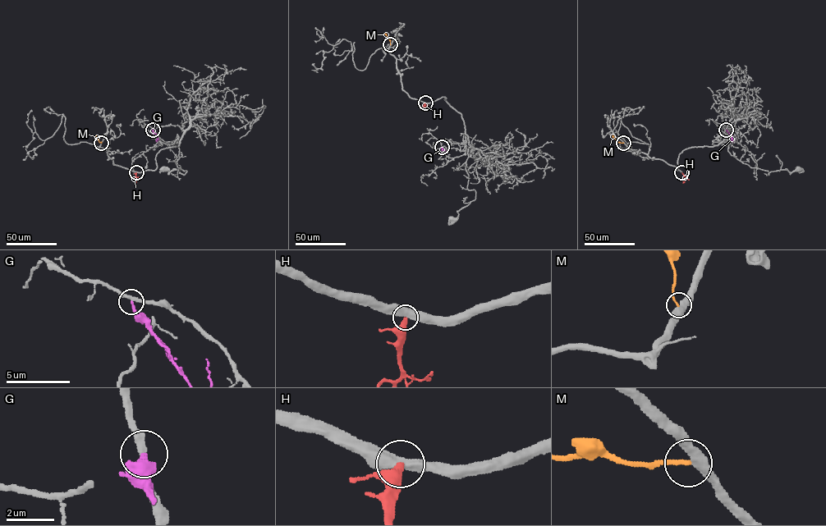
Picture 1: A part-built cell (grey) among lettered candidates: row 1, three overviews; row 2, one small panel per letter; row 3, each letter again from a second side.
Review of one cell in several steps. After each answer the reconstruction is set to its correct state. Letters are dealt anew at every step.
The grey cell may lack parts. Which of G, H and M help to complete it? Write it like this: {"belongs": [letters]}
{"belongs": ["M"]}

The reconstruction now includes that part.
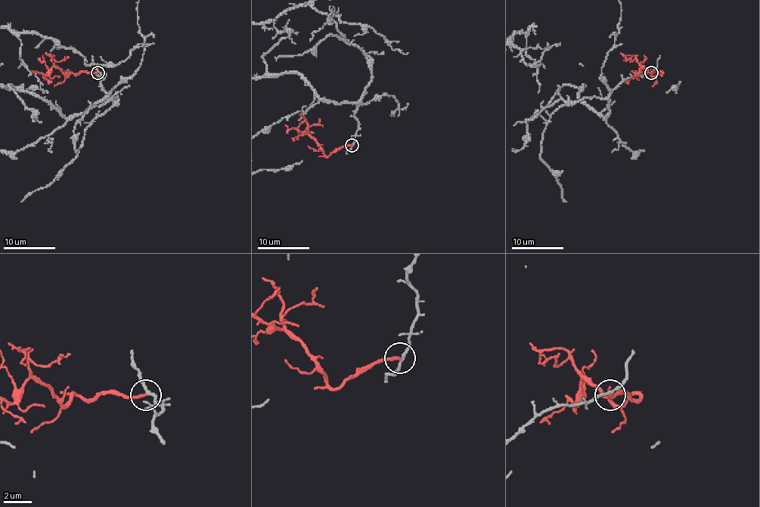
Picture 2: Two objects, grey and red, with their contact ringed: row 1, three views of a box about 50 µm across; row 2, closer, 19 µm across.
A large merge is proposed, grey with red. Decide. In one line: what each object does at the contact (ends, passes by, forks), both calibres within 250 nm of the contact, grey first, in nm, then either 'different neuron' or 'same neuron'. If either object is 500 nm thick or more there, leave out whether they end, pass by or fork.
grey passes by | red ends | 190/240 nm | different neuron

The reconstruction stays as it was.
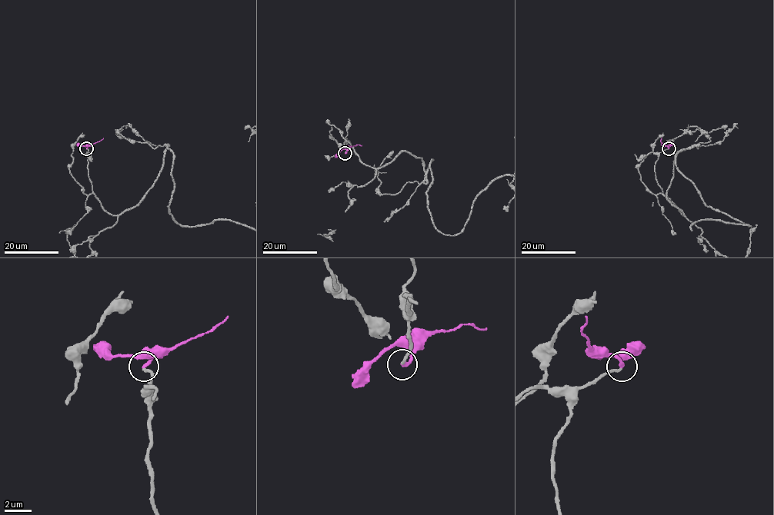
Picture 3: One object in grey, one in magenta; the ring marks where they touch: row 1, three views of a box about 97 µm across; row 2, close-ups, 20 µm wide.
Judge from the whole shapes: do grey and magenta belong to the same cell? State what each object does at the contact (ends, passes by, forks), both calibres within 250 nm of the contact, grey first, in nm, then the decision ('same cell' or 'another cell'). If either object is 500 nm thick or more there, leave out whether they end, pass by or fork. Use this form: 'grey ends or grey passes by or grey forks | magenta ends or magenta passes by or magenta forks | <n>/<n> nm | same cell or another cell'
grey ends | magenta ends | 180/240 nm | same cell

